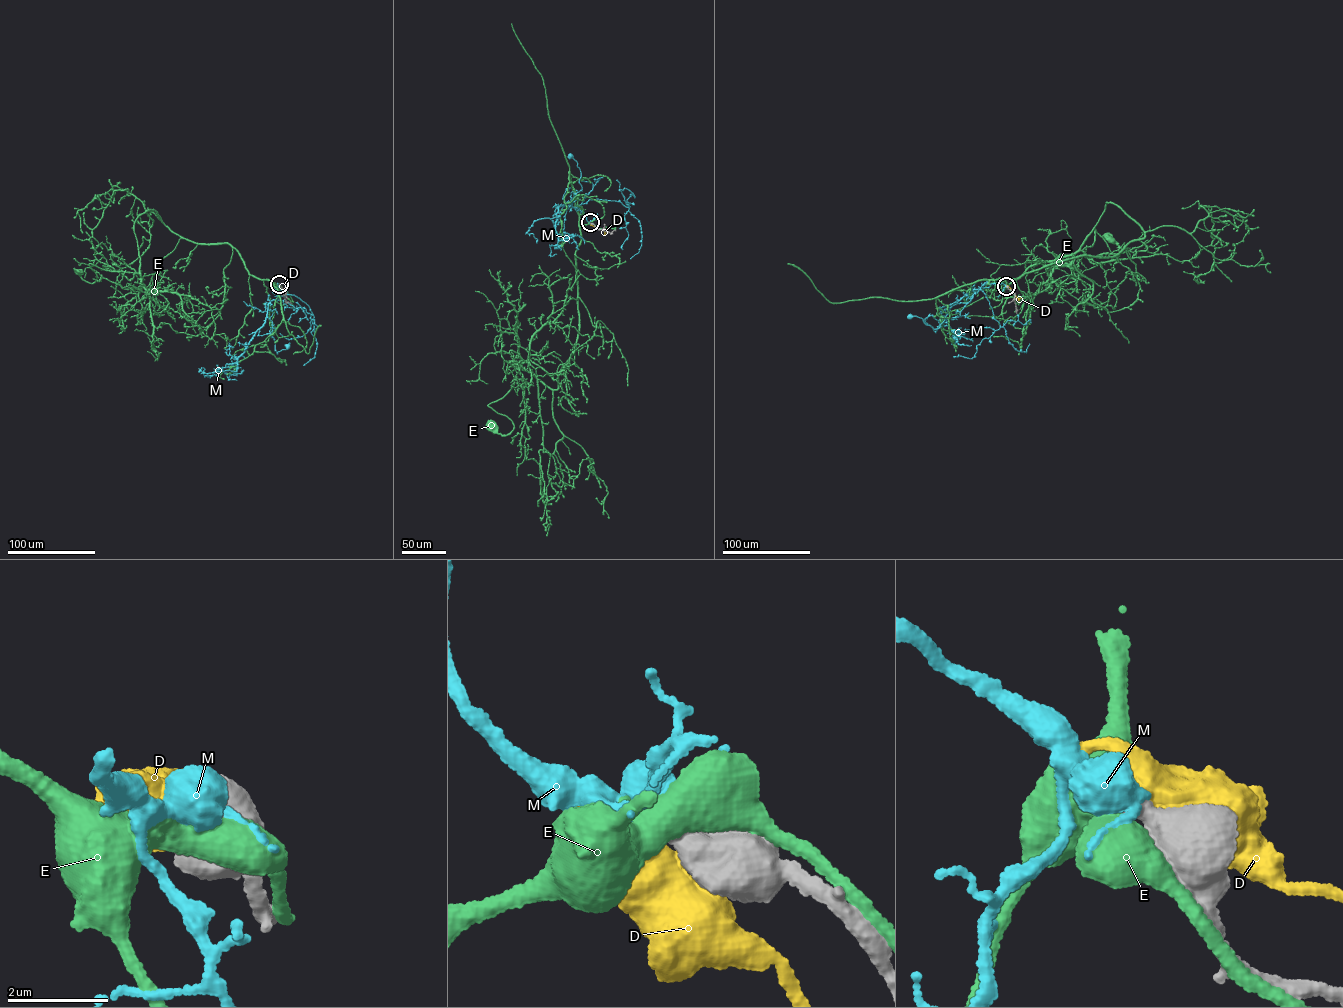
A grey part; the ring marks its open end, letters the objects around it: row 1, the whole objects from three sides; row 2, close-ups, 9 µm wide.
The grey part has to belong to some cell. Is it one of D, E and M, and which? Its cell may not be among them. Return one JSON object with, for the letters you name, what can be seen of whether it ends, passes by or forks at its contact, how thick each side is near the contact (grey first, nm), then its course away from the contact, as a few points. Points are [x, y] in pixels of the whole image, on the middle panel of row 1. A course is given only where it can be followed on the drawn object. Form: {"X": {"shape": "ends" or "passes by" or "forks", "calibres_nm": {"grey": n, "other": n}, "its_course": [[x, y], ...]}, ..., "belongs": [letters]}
{"M": {"shape": "forks", "calibres_nm": {"grey": 500, "other": 440}, "its_course": [[590, 222], [579, 210], [580, 205], [571, 206], [574, 193], [582, 188], [577, 163], [570, 155]]}, "belongs": ["M"]}

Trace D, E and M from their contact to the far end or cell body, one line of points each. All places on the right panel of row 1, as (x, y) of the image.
D: (1007, 286), (1020, 297)
E: (1006, 286), (1005, 278), (1114, 257), (1144, 238), (1107, 202), (1080, 250), (1095, 229), (1117, 257), (1111, 239)
M: (1006, 286), (987, 283), (979, 290), (971, 290), (950, 307), (938, 328), (926, 325), (922, 318), (910, 316)

